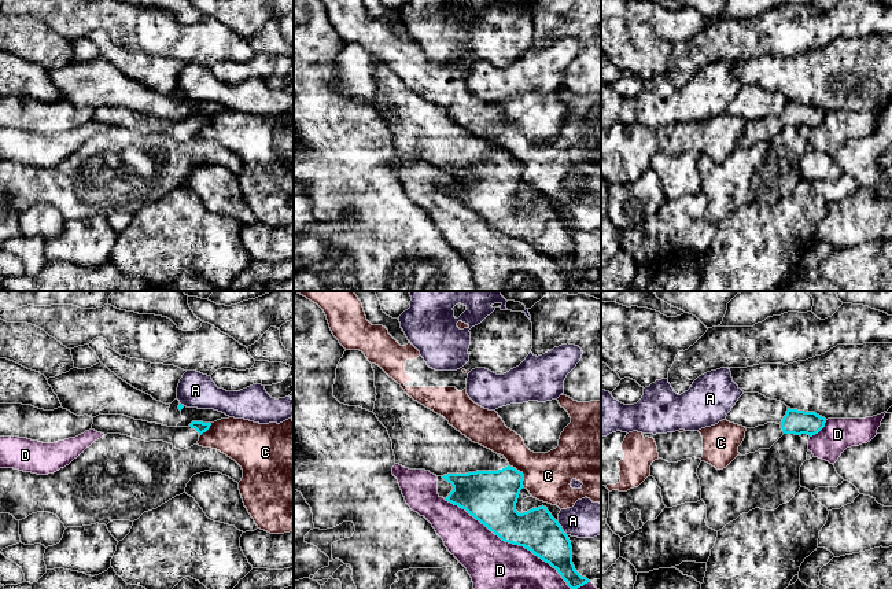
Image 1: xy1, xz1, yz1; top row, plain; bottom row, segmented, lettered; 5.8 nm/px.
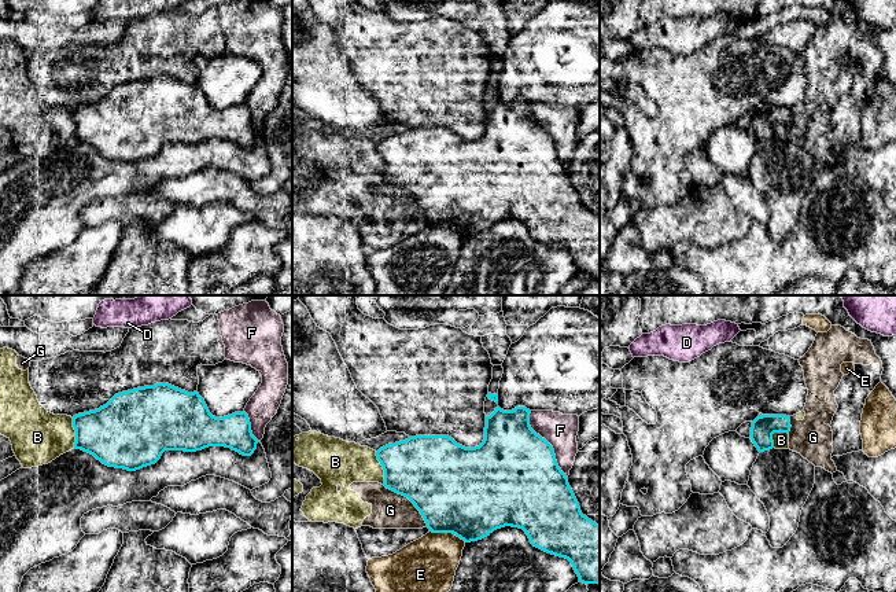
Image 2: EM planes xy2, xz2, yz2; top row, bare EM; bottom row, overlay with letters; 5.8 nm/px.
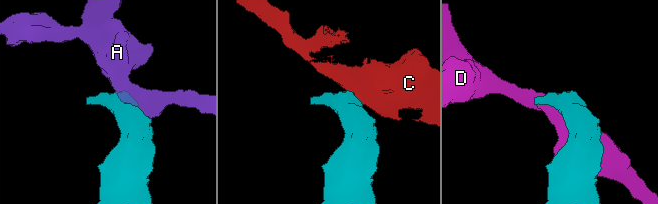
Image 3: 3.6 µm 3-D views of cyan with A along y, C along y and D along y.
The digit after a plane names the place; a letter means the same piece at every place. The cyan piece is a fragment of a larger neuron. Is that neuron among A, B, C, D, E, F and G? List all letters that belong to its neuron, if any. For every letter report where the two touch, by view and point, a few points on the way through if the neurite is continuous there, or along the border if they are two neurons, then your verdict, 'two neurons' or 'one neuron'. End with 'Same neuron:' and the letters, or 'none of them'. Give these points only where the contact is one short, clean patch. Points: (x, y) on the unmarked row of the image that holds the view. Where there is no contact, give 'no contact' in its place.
A: meets cyan in xz1 at (564, 225); two neurons
B: meets cyan in xz2 at (383, 161); border along xz2 (375, 144), (383, 162), (383, 176); two neurons
C: meets cyan in xz1 at (522, 166); border along xz1 (509, 157), (523, 168), (524, 179); two neurons
D: meets cyan in xz1 at (519, 238); two neurons
E: meets cyan in xz2 at (448, 224); border along xz2 (430, 223), (452, 224), (465, 234); two neurons
F: meets cyan in xz2 at (549, 136); two neurons
G: meets cyan in xz2 at (409, 191); border along xz2 (383, 176), (404, 187), (419, 203), (427, 219); two neurons
Same neuron: none of them

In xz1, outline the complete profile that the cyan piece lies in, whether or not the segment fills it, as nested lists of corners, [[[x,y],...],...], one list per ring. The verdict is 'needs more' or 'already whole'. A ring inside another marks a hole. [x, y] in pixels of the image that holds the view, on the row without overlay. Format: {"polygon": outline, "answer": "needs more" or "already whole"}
{"polygon": [[[372,56],[372,60],[377,86],[373,106],[388,124],[395,157],[442,169],[453,178],[446,194],[465,202],[502,233],[524,239],[549,255],[571,281],[575,283],[590,275],[575,262],[571,233],[546,199],[532,200],[523,206],[516,203],[520,183],[524,180],[523,165],[510,159],[506,151],[501,151],[493,143],[472,135],[443,108],[414,93],[379,58]]], "answer": "needs more"}

